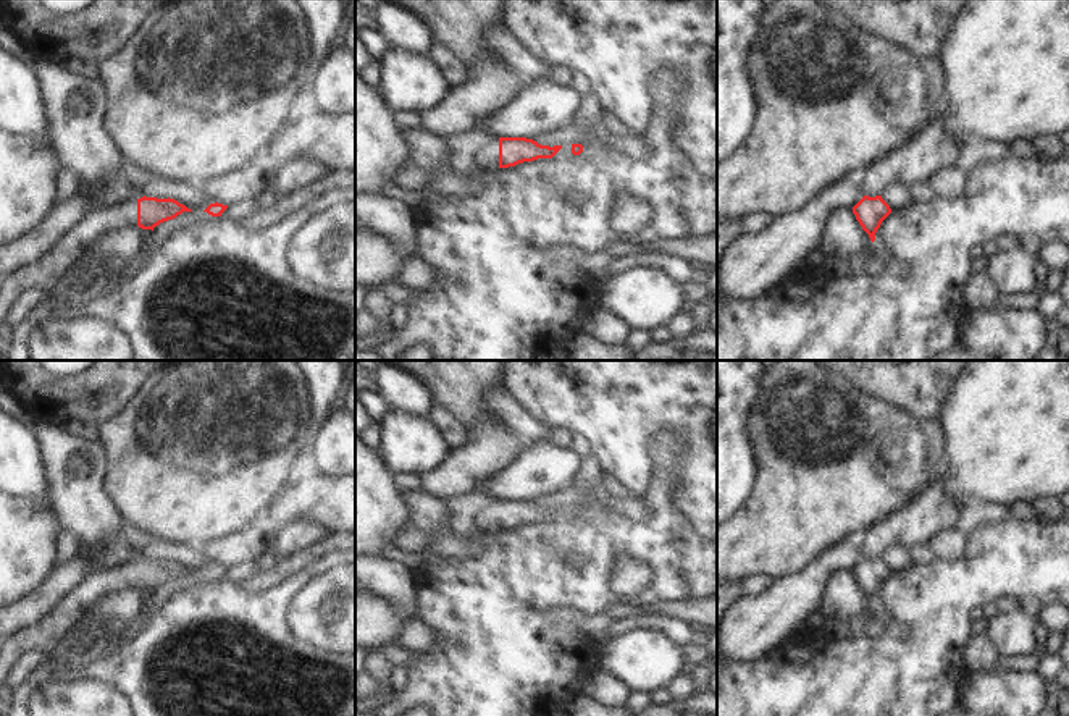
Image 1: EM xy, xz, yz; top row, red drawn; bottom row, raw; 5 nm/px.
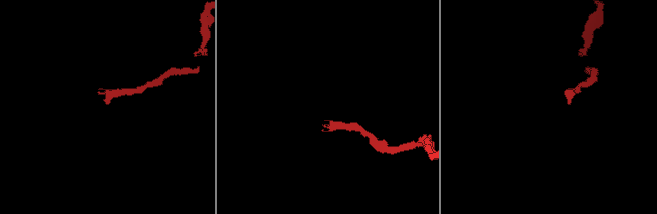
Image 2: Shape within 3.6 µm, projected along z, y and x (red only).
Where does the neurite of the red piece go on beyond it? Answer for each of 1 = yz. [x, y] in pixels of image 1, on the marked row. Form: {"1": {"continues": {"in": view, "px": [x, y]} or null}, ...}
{"1": {"continues": null}}

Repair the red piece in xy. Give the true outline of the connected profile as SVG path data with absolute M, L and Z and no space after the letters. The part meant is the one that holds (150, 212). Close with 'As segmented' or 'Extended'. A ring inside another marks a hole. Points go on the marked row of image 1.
M140 197L92 212L66 234L44 259L15 270L0 293L0 330L10 309L29 291L48 296L68 270L82 260L86 252L105 234L139 226L152 230L182 212L192 212L174 199Z. Extended.

